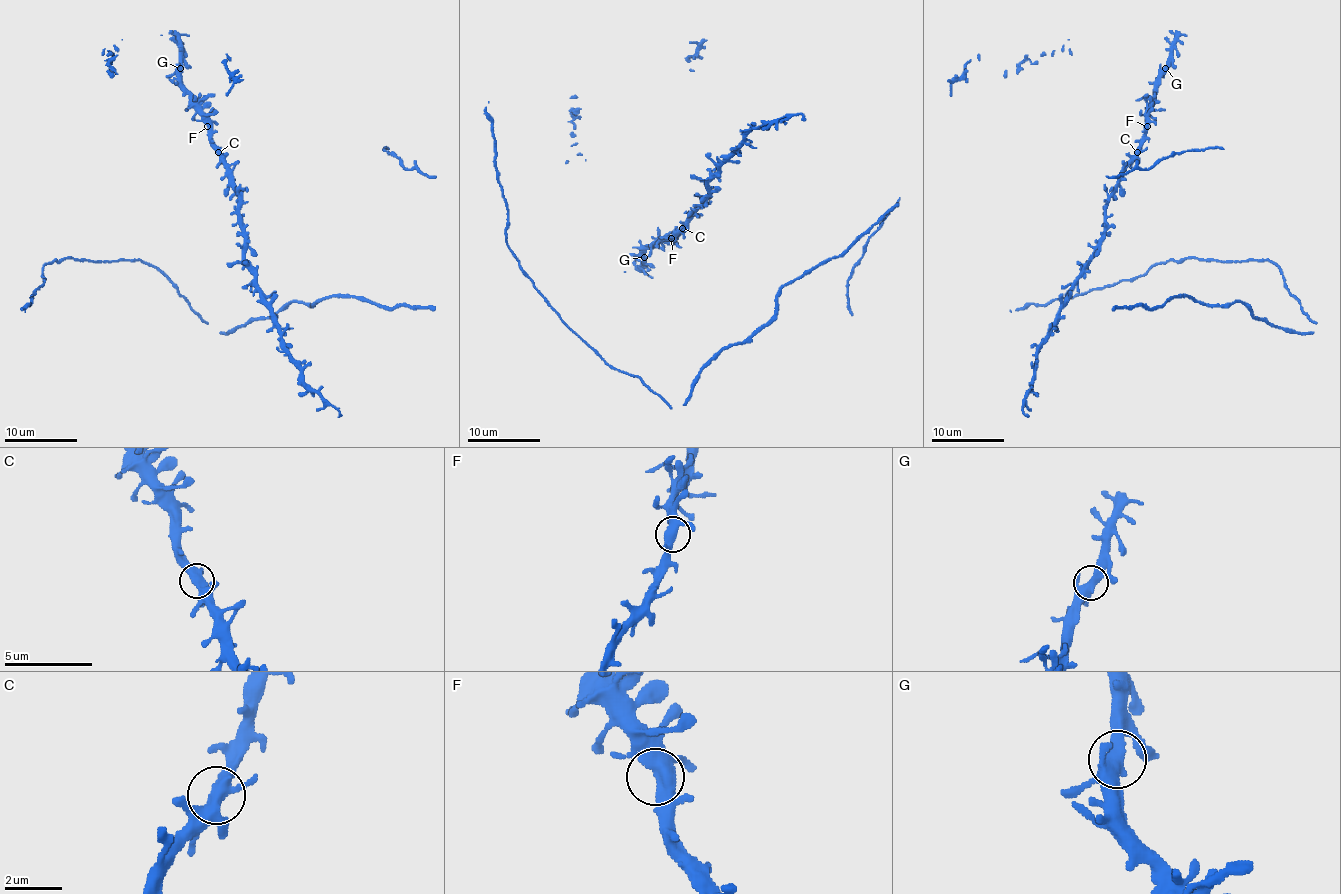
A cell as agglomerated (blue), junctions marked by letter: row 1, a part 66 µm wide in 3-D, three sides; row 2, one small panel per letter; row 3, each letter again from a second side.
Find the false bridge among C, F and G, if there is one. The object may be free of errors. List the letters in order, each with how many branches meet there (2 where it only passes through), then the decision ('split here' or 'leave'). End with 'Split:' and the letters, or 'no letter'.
C: 4 | leave
F: 4 | leave
G: 4 | leave
Split: no letter

